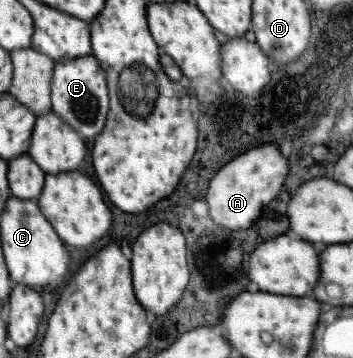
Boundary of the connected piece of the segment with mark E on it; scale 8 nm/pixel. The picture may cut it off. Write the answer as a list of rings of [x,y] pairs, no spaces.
[[[90,54],[73,59],[62,59],[53,63],[50,81],[50,110],[69,124],[80,136],[96,136],[102,130],[108,96],[106,96],[106,73]]]

